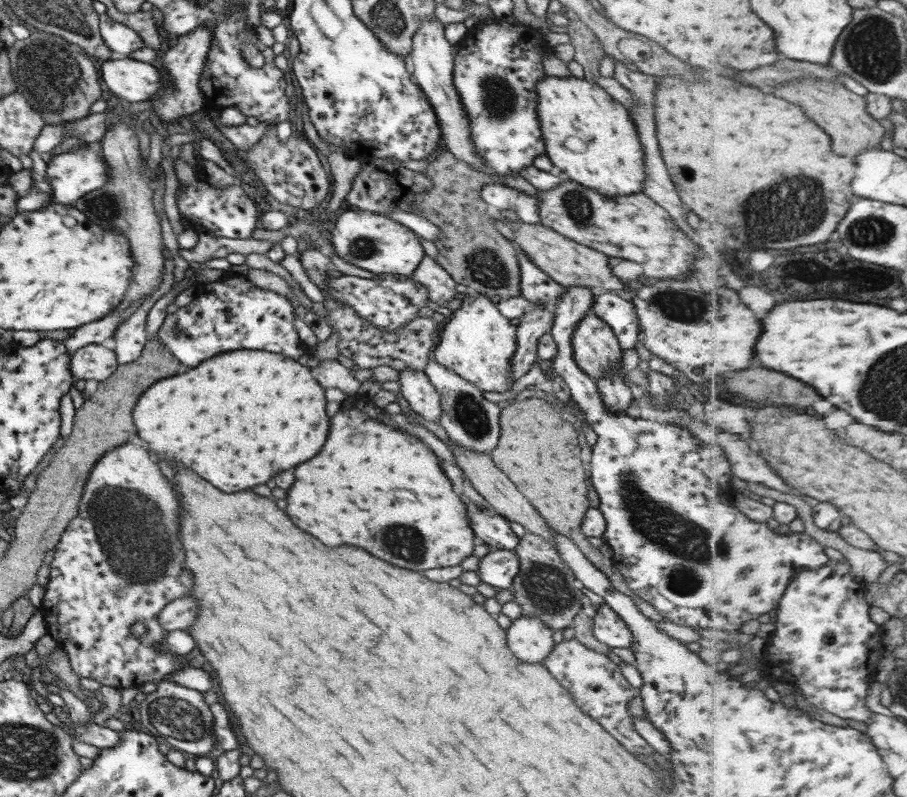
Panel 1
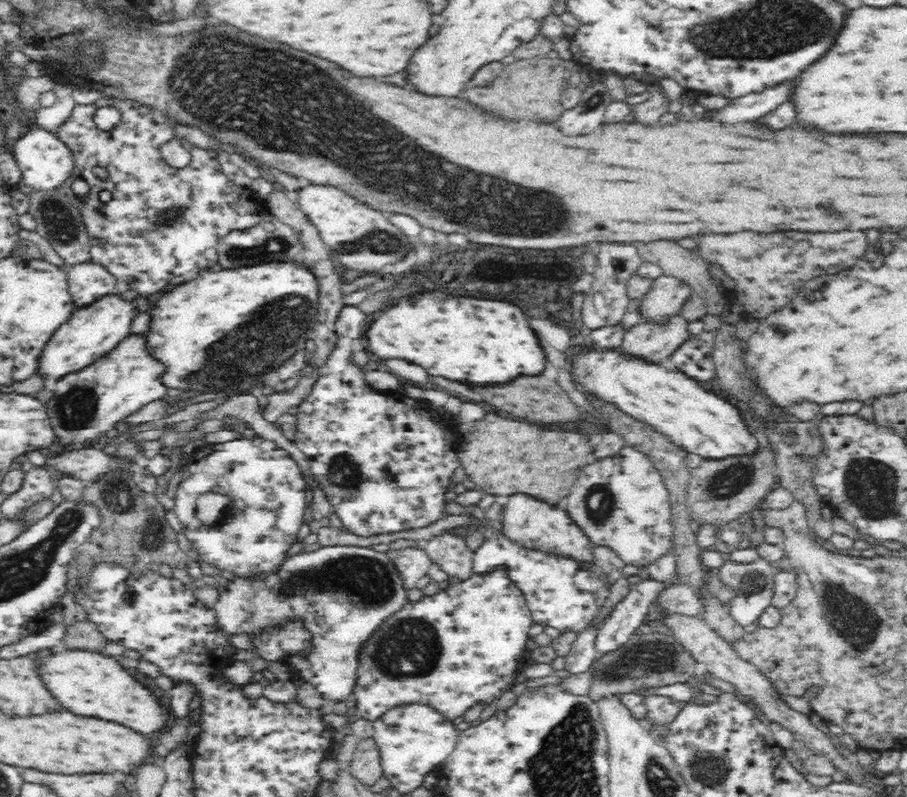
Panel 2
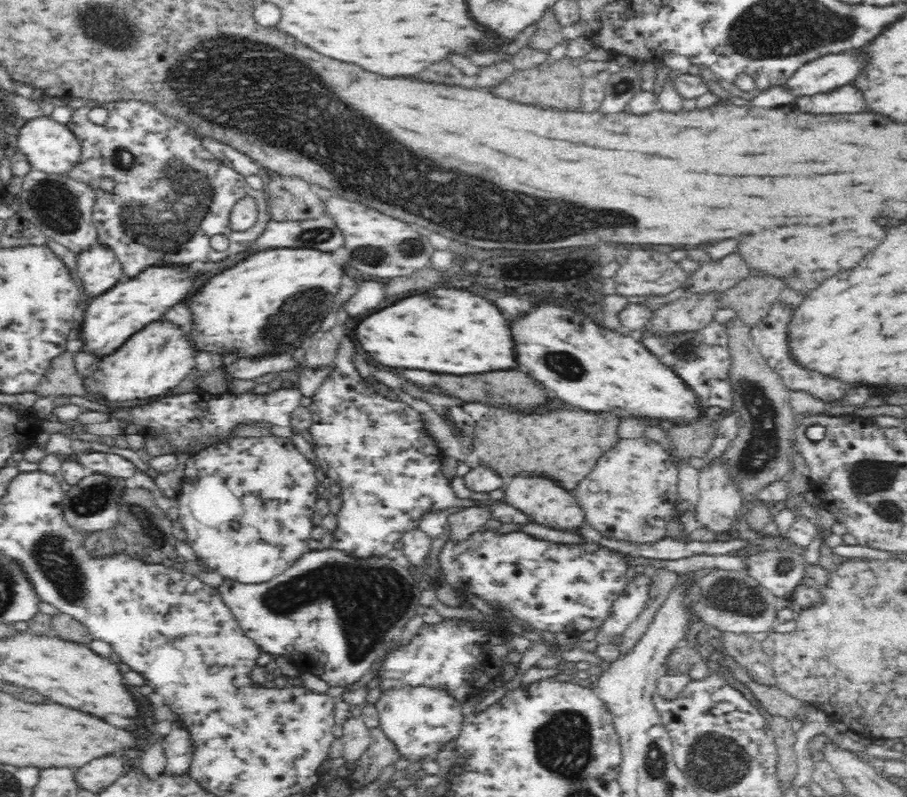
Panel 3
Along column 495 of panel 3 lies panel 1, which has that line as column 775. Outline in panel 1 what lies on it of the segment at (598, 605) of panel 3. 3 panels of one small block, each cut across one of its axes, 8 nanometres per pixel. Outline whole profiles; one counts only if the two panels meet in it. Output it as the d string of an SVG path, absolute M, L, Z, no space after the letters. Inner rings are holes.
M566 286L565 291L561 293L559 301L553 306L554 320L553 325L548 330L557 350L555 356L551 360L551 366L556 375L561 376L563 382L567 384L570 392L570 400L573 400L574 404L577 405L579 410L585 414L585 420L587 424L597 435L595 444L591 447L591 482L593 482L593 488L597 492L599 505L597 508L603 515L605 522L605 529L602 533L602 540L606 545L610 547L612 551L612 561L614 567L624 577L627 587L630 592L639 596L639 599L649 603L658 612L659 616L665 618L665 621L678 624L679 626L688 626L693 628L711 628L711 635L724 635L732 645L739 641L739 630L745 622L749 620L757 620L761 614L767 614L771 610L778 608L780 601L783 599L785 592L789 585L792 584L793 580L796 579L797 574L801 571L817 570L826 566L830 560L827 558L827 554L823 552L823 546L813 538L805 533L792 533L791 535L777 534L776 531L771 530L765 523L754 523L745 515L735 508L725 496L723 496L723 488L729 484L731 476L735 476L733 468L729 466L730 462L727 462L723 456L723 450L721 446L711 445L700 441L689 429L680 426L680 424L661 424L655 421L643 420L641 417L632 418L619 411L613 411L613 409L607 408L607 405L601 400L601 395L597 391L595 380L589 378L573 360L573 354L571 350L571 335L573 335L573 329L575 325L585 313L590 311L591 304L593 304L593 294L589 287L582 286ZM707 582L711 582L711 586L721 586L721 592L707 592Z

